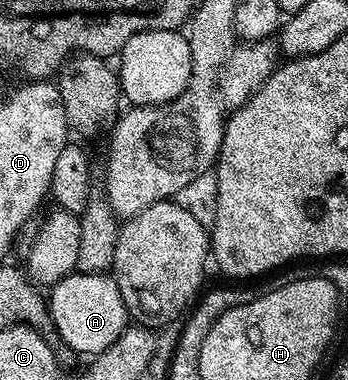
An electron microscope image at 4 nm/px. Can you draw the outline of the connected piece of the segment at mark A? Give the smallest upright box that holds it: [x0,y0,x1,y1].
[47,273,127,357]

